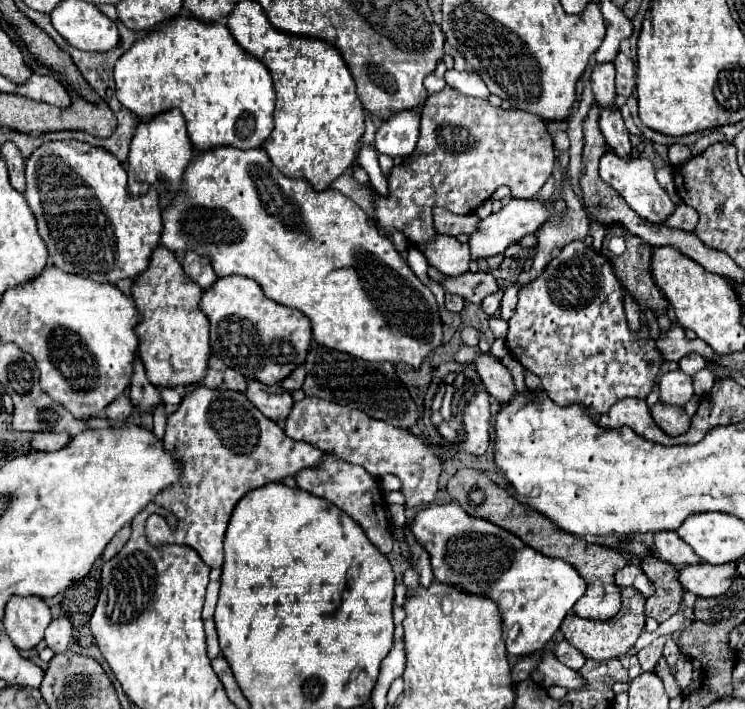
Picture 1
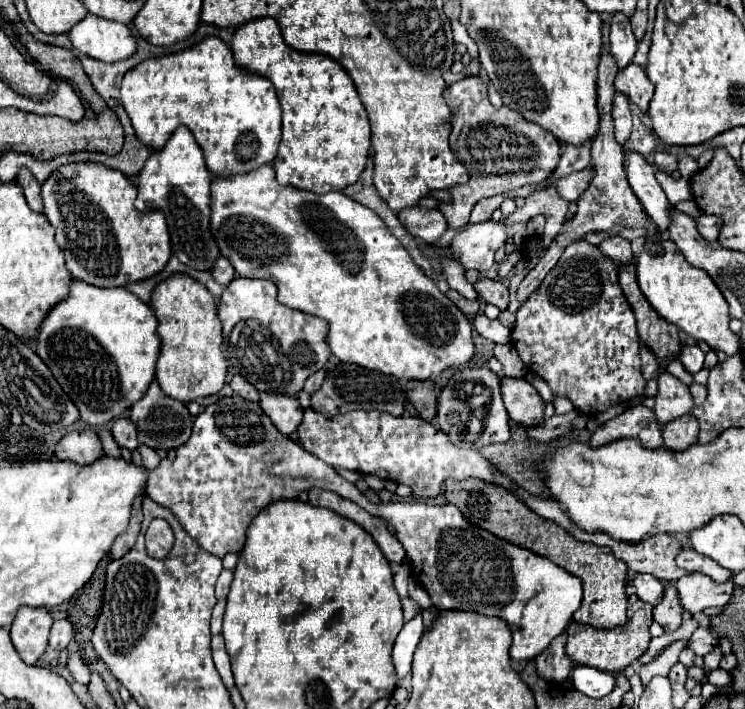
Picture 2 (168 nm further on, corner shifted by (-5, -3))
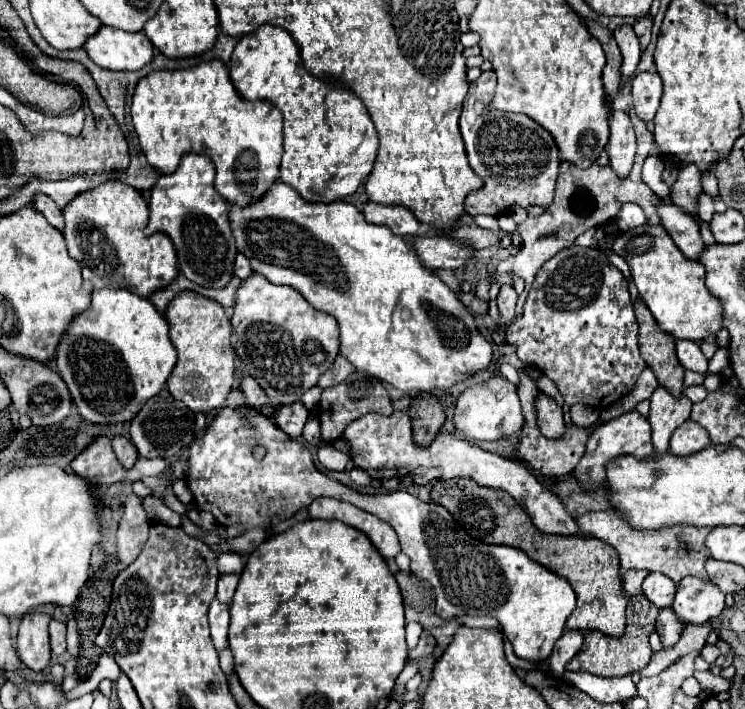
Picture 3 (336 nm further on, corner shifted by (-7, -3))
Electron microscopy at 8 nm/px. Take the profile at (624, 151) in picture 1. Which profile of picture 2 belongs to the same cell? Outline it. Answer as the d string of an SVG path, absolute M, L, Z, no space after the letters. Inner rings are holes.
M627 151L625 157L627 157L625 173L627 173L627 181L633 189L633 193L641 201L647 215L657 223L659 231L665 231L669 225L671 203L667 201L663 189L659 187L659 183L655 179L655 167L649 165L645 161L645 157L639 155L637 151Z

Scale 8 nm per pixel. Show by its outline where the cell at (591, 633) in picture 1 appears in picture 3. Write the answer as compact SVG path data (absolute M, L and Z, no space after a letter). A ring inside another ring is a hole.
M635 595L629 599L627 605L627 625L625 625L625 635L623 637L607 637L601 635L599 631L589 631L585 635L585 645L583 649L567 663L567 671L587 671L591 675L599 675L599 677L623 677L623 675L631 675L633 671L641 671L653 651L649 645L649 635L655 631L655 623L657 623L657 615L659 609L645 599L645 595Z

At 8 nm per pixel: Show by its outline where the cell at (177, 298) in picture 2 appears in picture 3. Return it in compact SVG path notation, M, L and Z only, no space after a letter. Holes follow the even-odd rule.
M193 291L179 293L167 307L171 341L179 353L177 365L167 381L169 393L195 413L209 413L223 405L235 383L235 351L231 345L231 321L225 309Z

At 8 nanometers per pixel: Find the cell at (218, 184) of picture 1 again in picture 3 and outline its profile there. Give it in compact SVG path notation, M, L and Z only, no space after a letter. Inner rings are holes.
M277 181L269 191L267 195L251 205L251 207L231 207L231 213L233 213L233 221L237 221L237 249L241 253L245 253L249 259L251 259L251 267L255 273L263 275L265 279L271 279L271 283L277 283L277 285L289 285L293 289L297 289L315 309L323 311L323 313L329 313L337 319L339 323L339 329L341 329L341 355L347 357L357 369L361 371L367 371L371 373L373 377L393 385L395 389L401 389L401 391L417 391L417 393L429 393L433 389L439 389L443 393L449 393L451 387L459 381L465 381L469 377L473 377L477 371L485 371L493 359L493 345L479 333L479 329L475 327L475 321L473 321L473 315L471 311L465 309L465 305L457 299L457 295L429 269L423 267L421 259L409 249L409 245L399 237L395 235L389 227L385 225L373 225L373 223L367 223L363 213L351 205L351 203L345 203L345 201L333 201L333 203L305 203L295 189L287 187L285 183Z

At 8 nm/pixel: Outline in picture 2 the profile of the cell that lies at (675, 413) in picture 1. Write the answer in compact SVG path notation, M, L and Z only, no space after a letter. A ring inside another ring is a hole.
M683 415L663 425L665 447L671 451L683 451L691 447L697 441L697 433L699 433L699 423L693 415Z

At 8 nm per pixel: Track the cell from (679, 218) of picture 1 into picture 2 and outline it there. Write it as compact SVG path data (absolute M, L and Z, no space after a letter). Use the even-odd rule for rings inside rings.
M701 215L697 219L697 231L707 239L707 241L715 241L719 235L719 227L721 227L721 219L717 219L715 215Z

